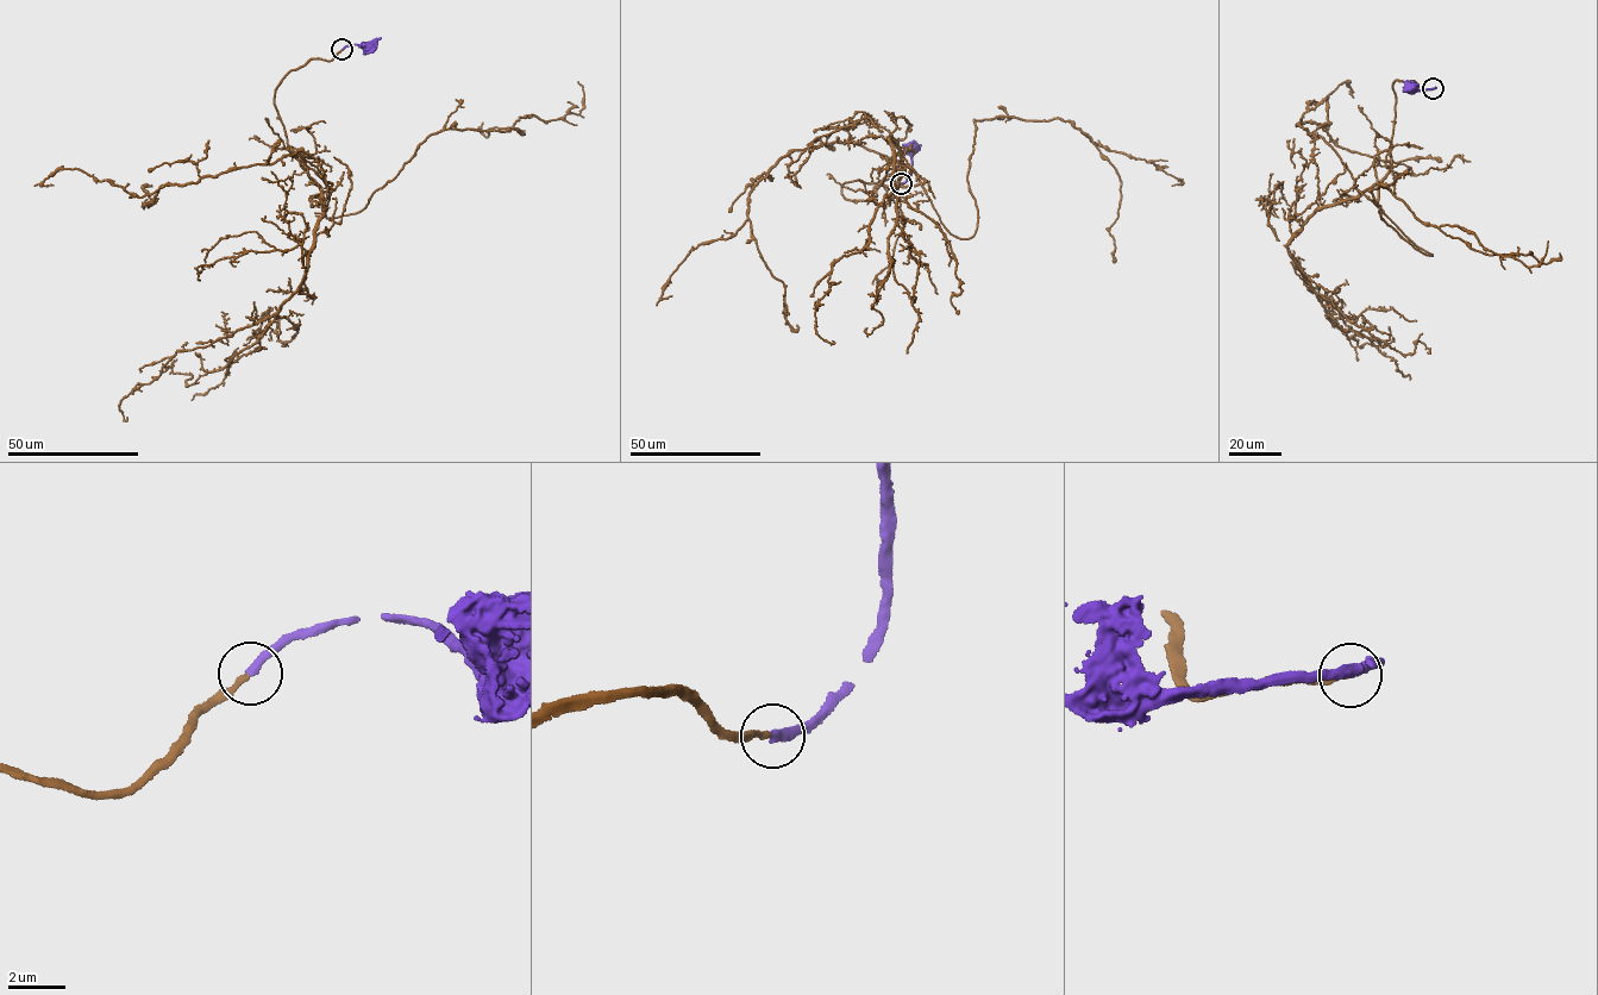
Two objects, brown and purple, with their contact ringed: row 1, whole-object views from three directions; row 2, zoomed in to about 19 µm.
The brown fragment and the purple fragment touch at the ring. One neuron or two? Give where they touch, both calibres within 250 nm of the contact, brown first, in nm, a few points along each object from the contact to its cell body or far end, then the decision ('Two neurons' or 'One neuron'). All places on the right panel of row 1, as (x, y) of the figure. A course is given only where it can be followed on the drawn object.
Place: (1433, 88). Thickness 190 nm (brown) against 320 nm. Course of brown: (1433, 88), (1393, 85), (1373, 166), (1382, 212), (1433, 255), (1380, 217), (1380, 186), (1472, 249), (1559, 254). Course of purple: (1433, 89), (1410, 88). One neuron

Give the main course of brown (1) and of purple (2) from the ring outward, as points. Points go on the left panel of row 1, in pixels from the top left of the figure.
1: (342, 50), (274, 97), (327, 218), (364, 210), (431, 135), (524, 135), (483, 123)
2: (343, 49), (357, 44), (365, 50), (369, 48)

